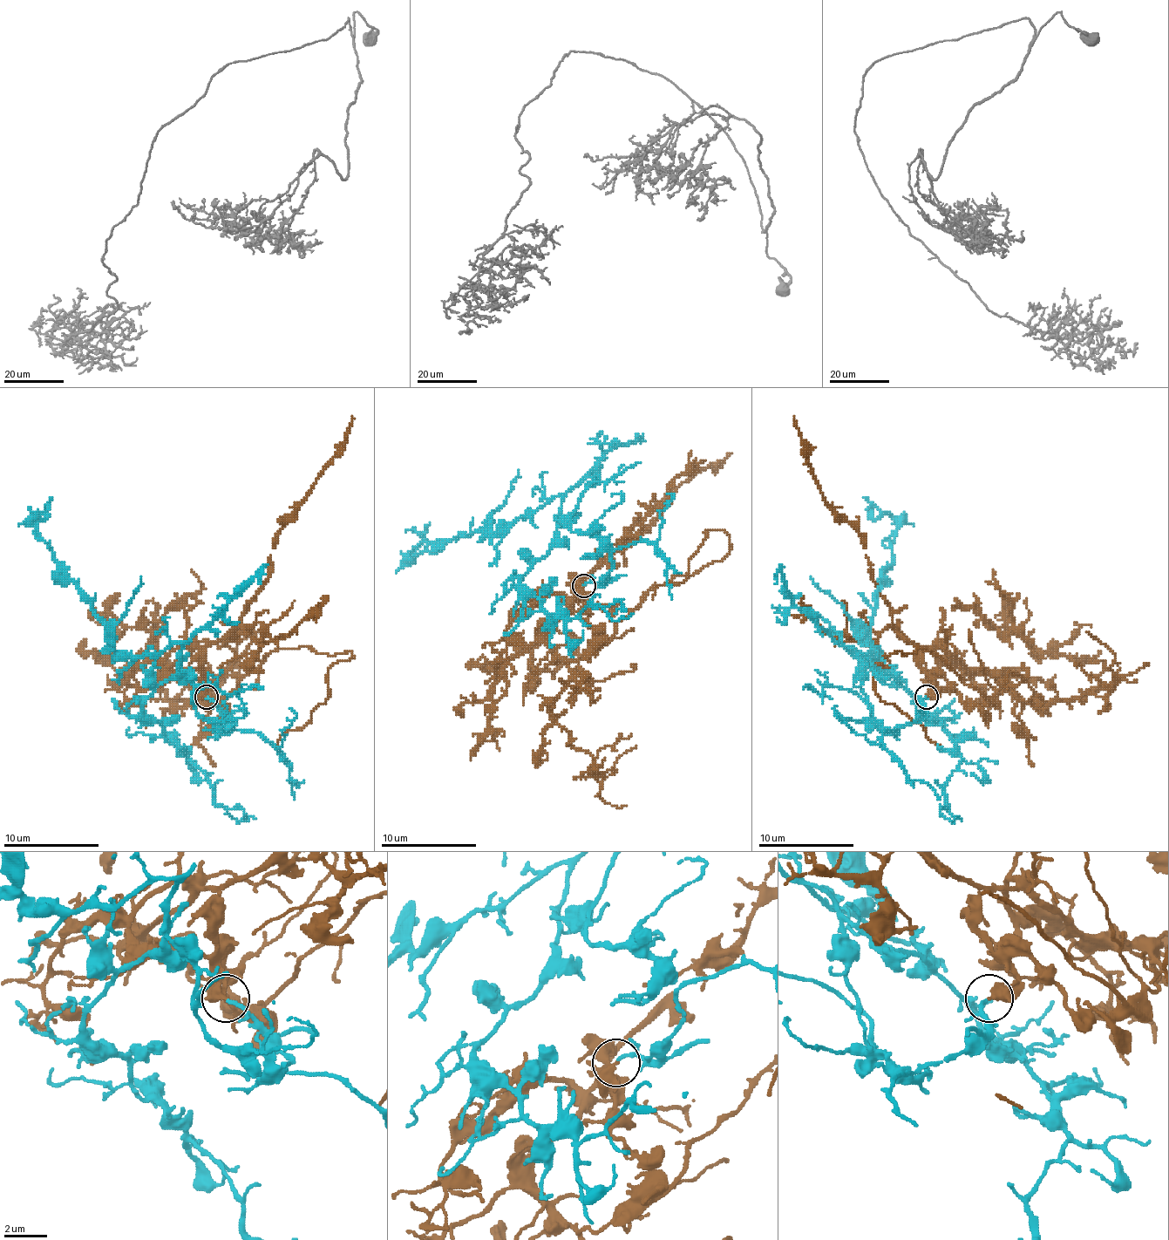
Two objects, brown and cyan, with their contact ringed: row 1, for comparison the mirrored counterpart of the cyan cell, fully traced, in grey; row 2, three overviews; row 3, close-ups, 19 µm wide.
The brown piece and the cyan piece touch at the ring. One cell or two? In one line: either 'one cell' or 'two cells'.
one cell

